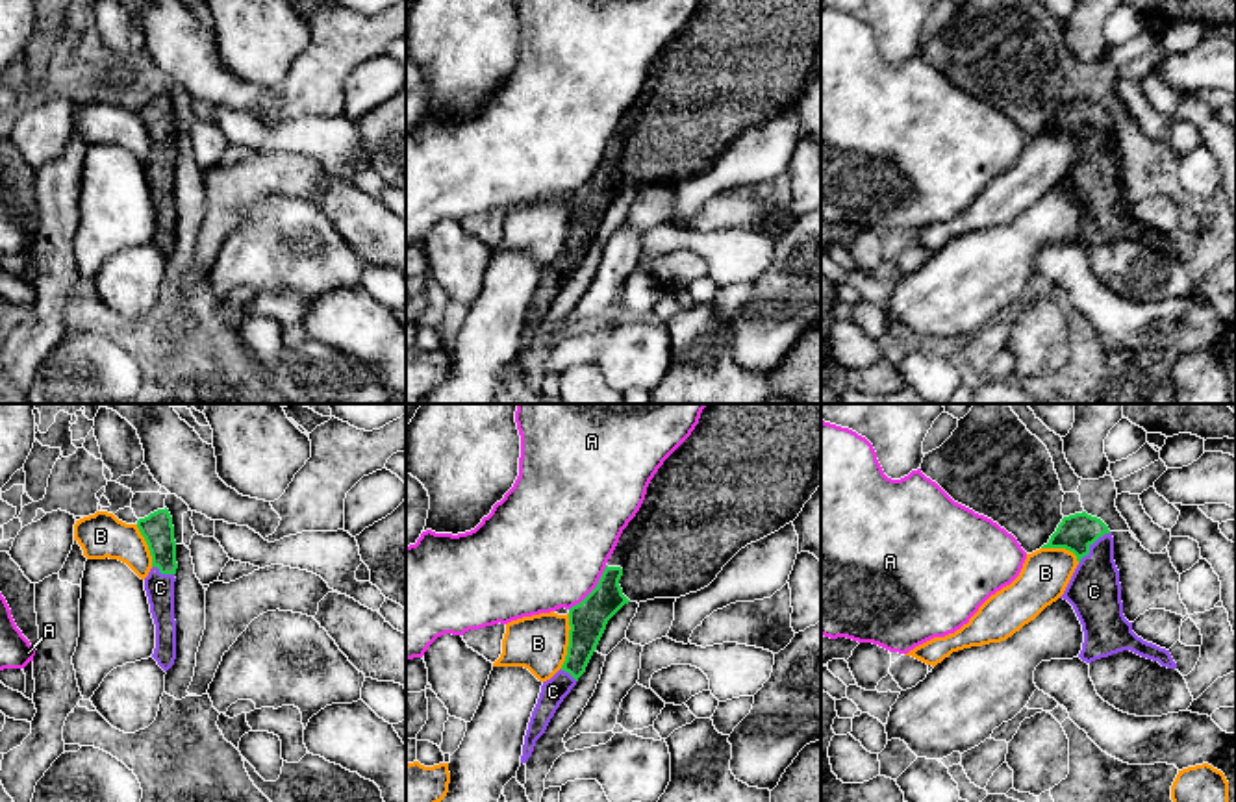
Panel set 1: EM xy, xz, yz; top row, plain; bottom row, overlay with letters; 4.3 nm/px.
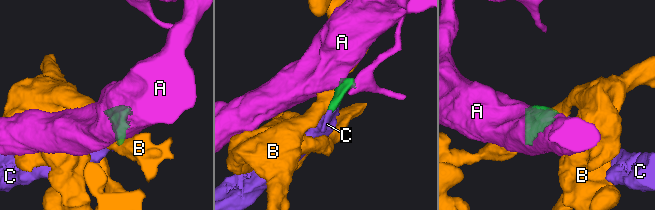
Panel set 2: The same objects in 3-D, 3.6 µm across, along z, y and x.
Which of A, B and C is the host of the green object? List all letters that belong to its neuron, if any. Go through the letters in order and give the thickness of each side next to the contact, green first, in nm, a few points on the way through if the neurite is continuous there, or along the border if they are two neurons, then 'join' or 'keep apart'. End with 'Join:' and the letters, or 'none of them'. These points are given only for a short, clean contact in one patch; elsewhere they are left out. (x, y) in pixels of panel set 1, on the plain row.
A: calibres 160 and 480 nm; border xz (606, 150), (599, 167), (569, 195); keep apart
B: calibres 160 and 240 nm; keep apart
C: calibres 160 and 240 nm; join
Join: C

